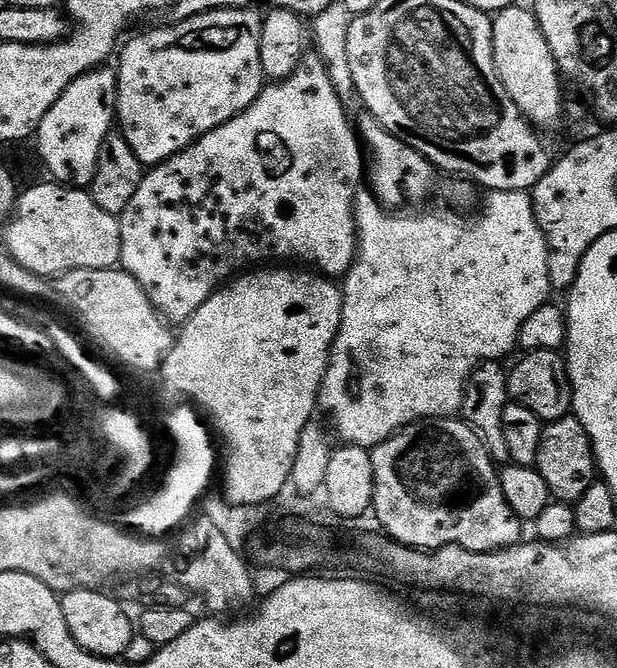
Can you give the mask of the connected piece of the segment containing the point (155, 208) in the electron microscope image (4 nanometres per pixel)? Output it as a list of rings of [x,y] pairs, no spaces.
[[[308,54],[308,55],[305,55],[305,58],[304,58],[304,61],[302,61],[302,62],[301,62],[301,64],[300,64],[300,65],[299,65],[299,66],[298,66],[298,70],[294,70],[294,74],[290,74],[290,75],[289,75],[289,76],[288,76],[288,77],[286,77],[286,79],[284,79],[284,80],[278,80],[278,81],[275,81],[275,82],[272,82],[272,83],[269,83],[269,84],[268,84],[268,85],[267,85],[267,87],[265,87],[265,88],[264,88],[264,89],[263,89],[263,91],[261,91],[261,94],[260,94],[260,97],[259,97],[259,98],[257,98],[257,100],[255,100],[255,102],[254,102],[254,103],[253,103],[253,104],[252,104],[252,105],[250,105],[250,107],[248,107],[248,108],[247,108],[247,110],[246,110],[246,111],[245,111],[245,112],[243,112],[243,113],[242,113],[242,114],[238,114],[238,115],[237,115],[237,116],[236,116],[236,117],[235,117],[235,118],[233,118],[233,120],[231,120],[231,121],[230,121],[230,122],[226,122],[226,123],[225,123],[225,124],[223,124],[223,125],[222,125],[222,126],[218,126],[218,127],[217,127],[217,128],[215,128],[215,129],[214,129],[214,130],[210,130],[210,134],[206,134],[206,135],[205,135],[205,136],[203,136],[203,138],[202,138],[202,139],[201,139],[201,140],[198,140],[198,141],[196,141],[196,143],[194,143],[194,144],[192,144],[192,145],[190,145],[190,146],[189,146],[189,147],[188,147],[188,148],[187,148],[187,149],[186,149],[186,150],[182,150],[182,151],[181,151],[181,152],[180,152],[180,153],[178,153],[178,155],[177,155],[177,156],[171,156],[171,157],[170,157],[170,158],[169,158],[169,159],[168,159],[168,160],[163,160],[163,162],[161,162],[161,163],[160,163],[160,164],[158,164],[158,165],[155,165],[155,166],[152,166],[152,167],[149,167],[149,168],[148,168],[148,169],[147,169],[147,171],[145,171],[145,173],[144,173],[144,181],[143,181],[143,182],[142,182],[142,183],[141,183],[141,184],[140,184],[140,185],[139,185],[139,186],[138,186],[138,194],[134,194],[134,199],[133,199],[133,200],[132,200],[132,201],[130,201],[130,206],[126,206],[126,210],[125,210],[125,211],[124,211],[124,213],[123,213],[123,214],[122,214],[122,215],[120,215],[120,217],[118,217],[118,219],[119,219],[119,221],[120,221],[120,264],[121,264],[121,265],[122,265],[122,268],[123,268],[123,271],[125,271],[125,272],[128,272],[128,273],[129,273],[129,274],[131,274],[131,275],[132,275],[132,276],[133,276],[133,277],[134,277],[134,278],[135,278],[135,280],[136,280],[136,281],[137,281],[137,282],[138,282],[138,283],[140,283],[140,285],[141,285],[141,286],[142,286],[142,287],[143,287],[143,288],[144,288],[144,292],[145,292],[145,293],[146,293],[146,294],[147,294],[147,296],[149,296],[149,298],[151,298],[151,300],[152,300],[152,304],[153,304],[153,306],[154,306],[154,307],[155,307],[155,308],[156,308],[156,310],[157,310],[157,312],[159,312],[159,313],[160,313],[160,315],[161,315],[161,316],[163,316],[163,317],[164,317],[164,319],[165,319],[165,321],[168,321],[168,322],[173,322],[173,321],[172,321],[172,320],[180,320],[180,321],[179,321],[179,322],[186,322],[186,321],[188,321],[188,319],[190,319],[190,317],[191,317],[191,316],[193,316],[193,314],[194,314],[194,313],[196,313],[196,311],[197,311],[197,310],[198,310],[198,309],[200,309],[200,308],[201,308],[201,307],[202,307],[202,305],[203,305],[203,304],[204,304],[204,303],[206,303],[206,301],[207,301],[207,300],[208,300],[208,299],[210,299],[210,297],[212,297],[212,296],[213,296],[213,295],[214,295],[214,294],[215,294],[215,293],[216,293],[216,291],[217,291],[217,290],[219,290],[219,289],[221,289],[221,288],[223,288],[223,287],[225,287],[225,285],[227,285],[227,284],[228,284],[228,283],[229,283],[229,281],[231,281],[231,280],[232,280],[232,279],[233,279],[233,277],[235,277],[235,276],[236,276],[236,275],[237,275],[237,273],[239,273],[239,272],[240,272],[240,271],[241,271],[241,270],[244,270],[244,269],[247,269],[247,268],[248,268],[248,267],[249,267],[249,266],[252,266],[252,265],[248,265],[248,266],[247,266],[247,264],[252,264],[252,263],[254,263],[254,262],[255,262],[255,260],[268,260],[268,261],[264,261],[264,262],[296,262],[296,261],[292,261],[292,260],[308,260],[308,264],[307,264],[307,267],[308,267],[308,268],[309,268],[309,269],[312,269],[312,270],[315,270],[315,271],[316,271],[316,272],[317,272],[317,273],[320,273],[320,274],[323,274],[323,275],[325,275],[325,276],[327,276],[327,277],[329,277],[329,278],[343,278],[343,277],[345,277],[345,276],[347,276],[347,274],[348,274],[348,271],[349,271],[349,270],[350,270],[350,269],[351,269],[351,268],[352,268],[352,263],[354,263],[354,261],[356,261],[356,246],[357,246],[357,243],[358,243],[358,241],[357,241],[357,238],[356,238],[356,198],[357,198],[357,195],[358,195],[358,189],[359,189],[359,188],[360,188],[360,187],[361,187],[361,185],[360,185],[360,186],[359,186],[359,184],[360,184],[360,180],[361,180],[361,184],[362,184],[362,179],[363,179],[363,178],[364,178],[364,177],[365,177],[365,174],[366,174],[366,172],[365,172],[365,170],[366,170],[366,156],[365,156],[365,153],[364,153],[364,152],[363,152],[363,151],[362,151],[362,142],[361,142],[361,140],[360,140],[360,138],[359,138],[359,137],[358,137],[358,132],[357,132],[357,129],[356,129],[356,128],[355,128],[355,127],[354,127],[354,124],[353,124],[353,121],[352,121],[352,124],[351,124],[351,122],[350,122],[350,121],[348,121],[348,116],[347,116],[347,114],[346,114],[346,113],[344,113],[344,104],[345,104],[345,101],[344,101],[344,100],[343,100],[343,99],[342,99],[342,97],[340,97],[340,95],[338,95],[338,93],[337,93],[337,92],[336,92],[336,87],[335,87],[335,86],[333,86],[333,85],[332,85],[332,79],[331,79],[331,78],[330,78],[330,74],[329,74],[329,73],[328,73],[328,67],[327,67],[327,66],[326,66],[326,65],[325,65],[325,64],[324,64],[324,63],[323,63],[323,62],[321,62],[321,61],[320,61],[320,58],[319,58],[319,56],[317,56],[317,55],[315,55],[315,54]]]

